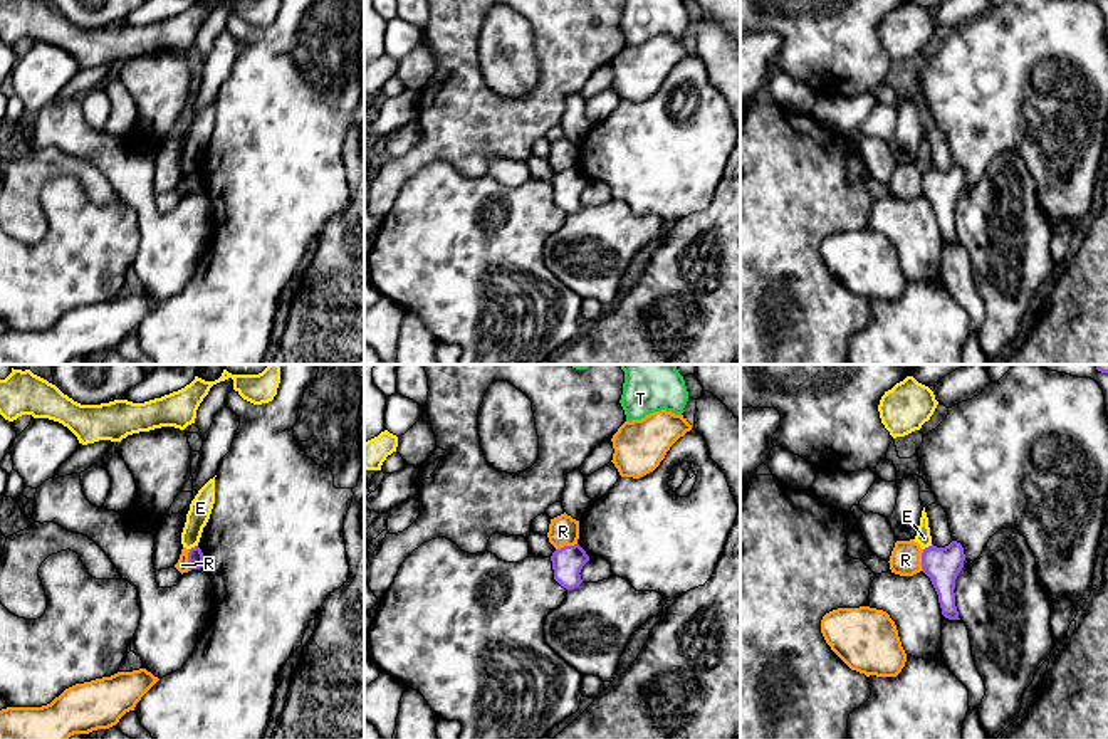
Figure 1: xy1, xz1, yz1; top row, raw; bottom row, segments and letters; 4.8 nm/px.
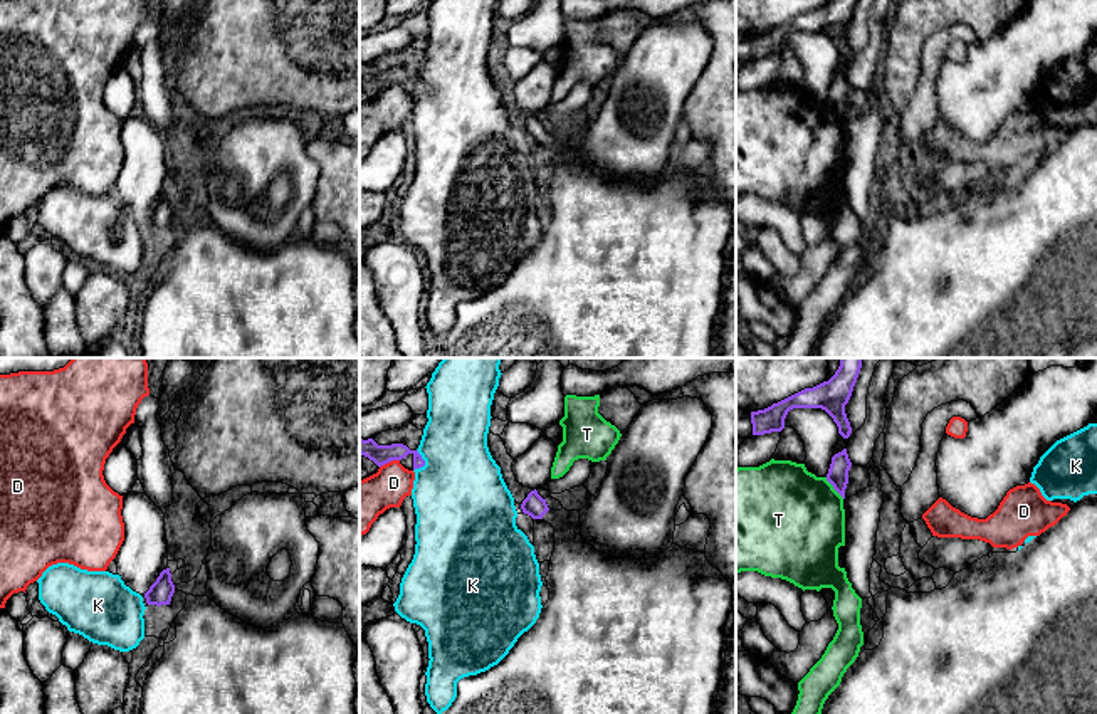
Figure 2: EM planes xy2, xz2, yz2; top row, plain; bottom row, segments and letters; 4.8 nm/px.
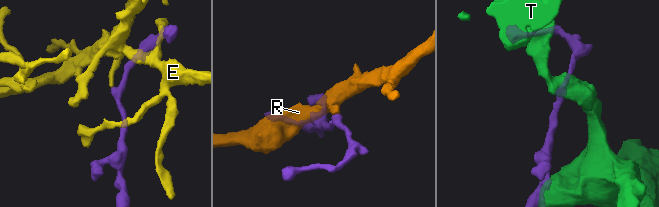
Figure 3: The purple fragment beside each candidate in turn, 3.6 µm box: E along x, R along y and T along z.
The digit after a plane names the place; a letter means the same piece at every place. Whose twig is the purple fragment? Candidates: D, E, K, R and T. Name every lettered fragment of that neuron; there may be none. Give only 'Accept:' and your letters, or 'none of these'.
Accept: none of these

